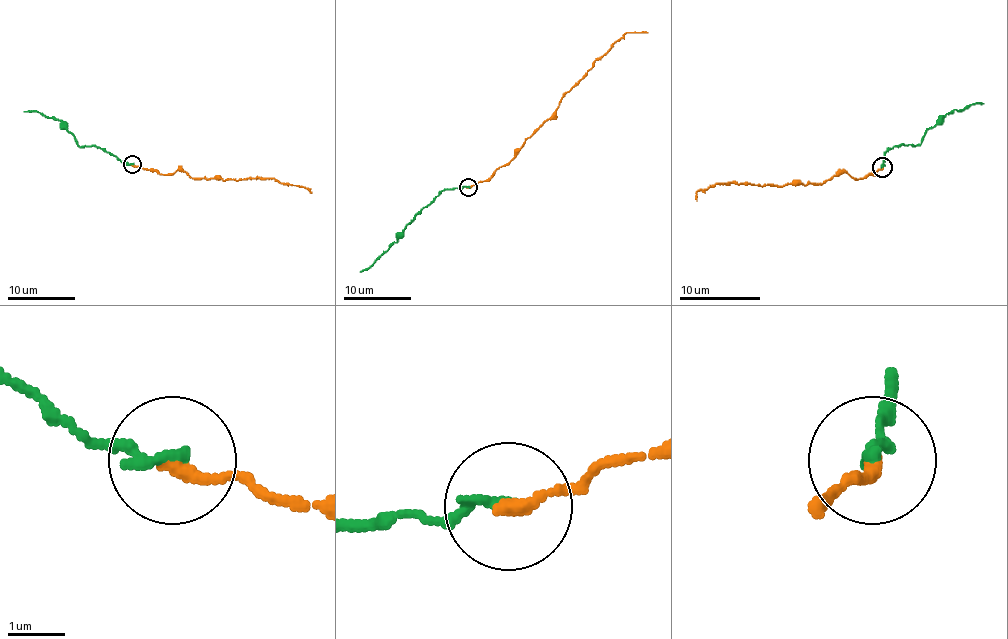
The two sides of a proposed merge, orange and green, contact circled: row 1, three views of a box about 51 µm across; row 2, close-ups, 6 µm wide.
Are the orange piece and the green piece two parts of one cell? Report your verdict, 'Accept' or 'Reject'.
Accept

